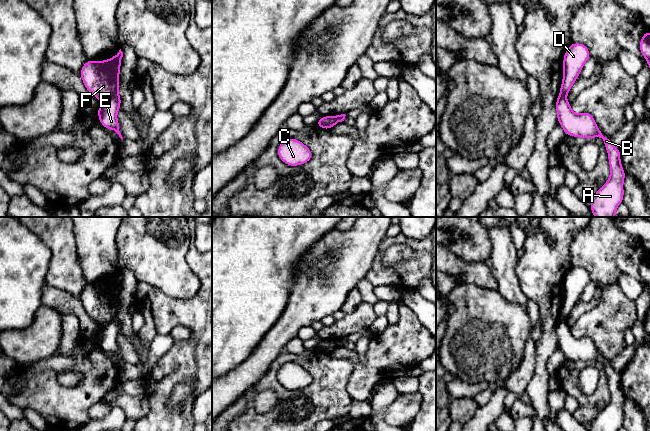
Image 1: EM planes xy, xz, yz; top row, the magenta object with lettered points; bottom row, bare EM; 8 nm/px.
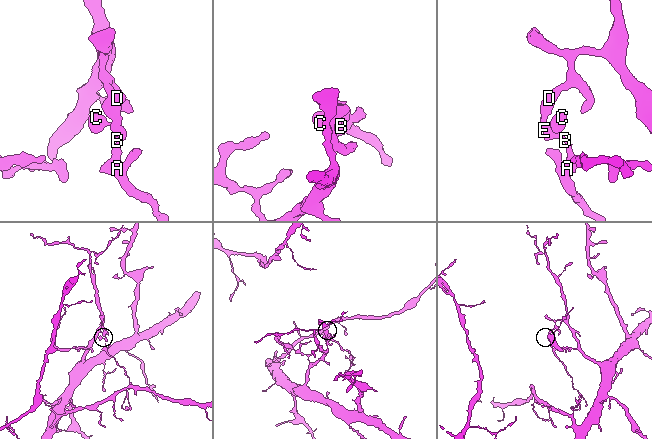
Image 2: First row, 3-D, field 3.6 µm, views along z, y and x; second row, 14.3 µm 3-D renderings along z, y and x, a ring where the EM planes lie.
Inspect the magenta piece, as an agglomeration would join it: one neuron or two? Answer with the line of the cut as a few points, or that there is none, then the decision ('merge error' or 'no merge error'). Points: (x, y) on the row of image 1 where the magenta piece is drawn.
cut xy (117, 91), (101, 101); merge error

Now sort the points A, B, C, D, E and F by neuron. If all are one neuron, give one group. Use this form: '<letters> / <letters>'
A B C E / D F

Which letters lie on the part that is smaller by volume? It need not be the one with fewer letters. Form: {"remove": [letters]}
{"remove": ["A", "B", "C", "E"]}

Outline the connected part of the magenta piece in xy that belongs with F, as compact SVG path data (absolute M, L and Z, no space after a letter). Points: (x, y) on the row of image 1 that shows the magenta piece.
M121 49L113 58L104 61L87 60L79 74L85 88L99 100L105 100L119 91Z

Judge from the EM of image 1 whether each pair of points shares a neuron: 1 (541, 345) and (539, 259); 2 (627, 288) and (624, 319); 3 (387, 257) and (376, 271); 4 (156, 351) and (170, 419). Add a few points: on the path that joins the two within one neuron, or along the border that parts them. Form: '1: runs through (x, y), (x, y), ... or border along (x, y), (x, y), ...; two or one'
1: runs through (548, 324), (546, 290), (541, 280); one
2: border along (616, 282), (621, 290), (634, 302); two
3: border along (379, 256), (384, 265), (393, 265), (404, 260); two
4: border along (173, 342), (173, 345), (144, 377); two

